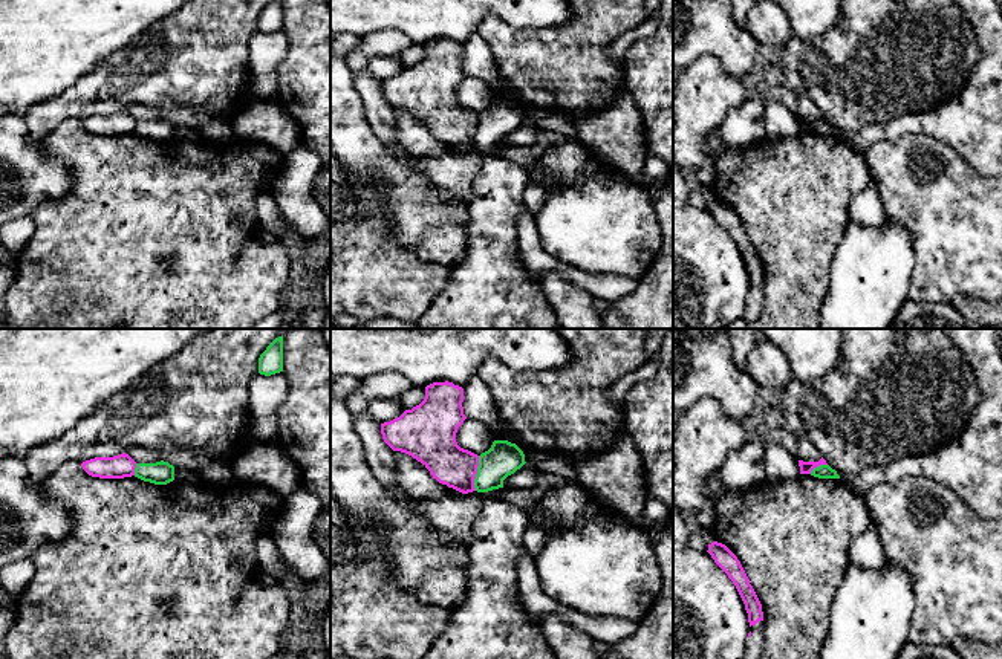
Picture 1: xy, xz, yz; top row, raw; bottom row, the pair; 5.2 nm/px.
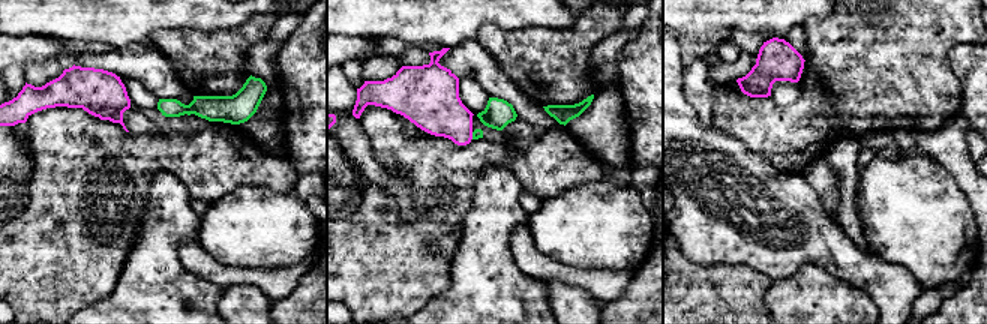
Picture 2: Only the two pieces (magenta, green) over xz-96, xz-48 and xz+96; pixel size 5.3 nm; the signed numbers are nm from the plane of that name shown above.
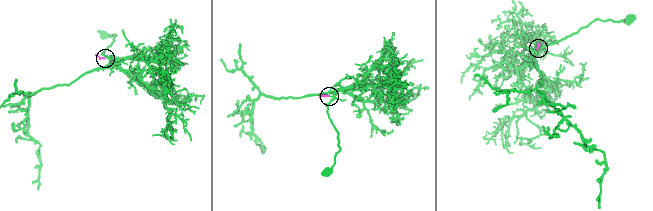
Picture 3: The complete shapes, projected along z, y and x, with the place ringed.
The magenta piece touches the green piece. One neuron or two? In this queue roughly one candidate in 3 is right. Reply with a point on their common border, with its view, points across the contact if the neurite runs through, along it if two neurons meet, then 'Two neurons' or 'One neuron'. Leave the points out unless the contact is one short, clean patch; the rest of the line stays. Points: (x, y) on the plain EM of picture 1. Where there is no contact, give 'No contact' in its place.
Touches magenta at xz (476, 130). Boundary: xz (479, 113), (474, 147). Two neurons

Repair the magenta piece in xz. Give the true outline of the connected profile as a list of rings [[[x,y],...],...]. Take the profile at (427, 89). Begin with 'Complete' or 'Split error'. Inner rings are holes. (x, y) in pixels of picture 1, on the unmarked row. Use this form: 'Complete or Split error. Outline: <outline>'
Complete. Outline: [[[453,40],[425,44],[424,58],[381,81],[384,99],[421,119],[439,141],[462,151],[476,148],[479,113],[456,99],[464,72],[464,46]]]

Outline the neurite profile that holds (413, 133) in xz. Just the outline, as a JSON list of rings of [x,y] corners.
[[[393,109],[396,133],[401,144],[413,154],[436,156],[447,148],[457,150],[447,142],[439,141],[430,128],[412,113]]]

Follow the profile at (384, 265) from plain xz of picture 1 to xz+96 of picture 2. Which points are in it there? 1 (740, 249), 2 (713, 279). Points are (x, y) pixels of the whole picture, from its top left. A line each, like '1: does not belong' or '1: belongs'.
1: does not belong
2: belongs

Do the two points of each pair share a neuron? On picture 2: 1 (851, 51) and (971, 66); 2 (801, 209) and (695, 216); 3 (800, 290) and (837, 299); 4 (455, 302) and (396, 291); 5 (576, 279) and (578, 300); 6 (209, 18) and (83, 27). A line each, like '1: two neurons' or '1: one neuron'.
1: two neurons
2: one neuron
3: one neuron
4: two neurons
5: two neurons
6: one neuron

